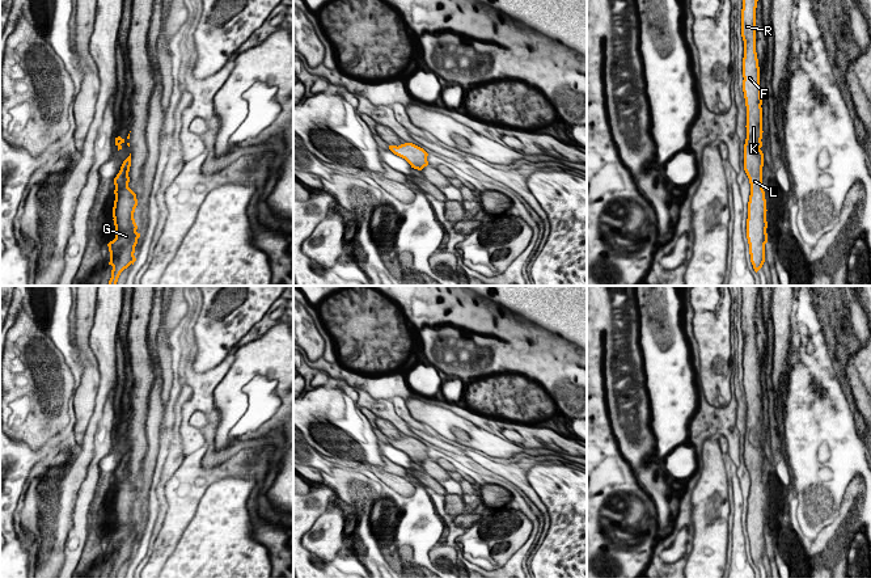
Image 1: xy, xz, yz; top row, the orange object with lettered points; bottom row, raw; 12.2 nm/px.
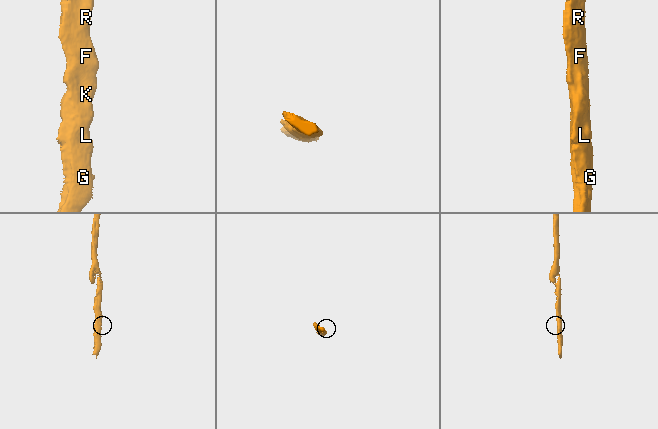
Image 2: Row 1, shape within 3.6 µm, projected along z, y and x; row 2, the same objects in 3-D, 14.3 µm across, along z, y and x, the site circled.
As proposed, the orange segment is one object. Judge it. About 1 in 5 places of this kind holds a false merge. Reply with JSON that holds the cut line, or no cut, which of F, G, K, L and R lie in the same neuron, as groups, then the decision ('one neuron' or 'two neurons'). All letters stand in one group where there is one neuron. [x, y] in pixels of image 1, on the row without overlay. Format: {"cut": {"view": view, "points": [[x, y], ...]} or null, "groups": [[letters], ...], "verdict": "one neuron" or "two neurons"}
{"cut": null, "groups": [["F", "G", "K", "L", "R"]], "verdict": "one neuron"}

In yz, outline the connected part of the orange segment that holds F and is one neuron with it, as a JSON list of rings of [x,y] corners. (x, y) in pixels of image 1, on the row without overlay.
[[[741,286],[741,330],[744,334],[743,385],[747,400],[747,433],[744,438],[744,464],[749,472],[747,532],[751,556],[757,566],[765,556],[768,536],[766,493],[762,482],[762,392],[760,360],[756,346],[756,301],[760,286]]]

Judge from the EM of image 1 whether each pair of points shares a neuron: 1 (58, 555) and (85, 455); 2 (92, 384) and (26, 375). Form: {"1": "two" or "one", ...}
{"1": "one", "2": "two"}

